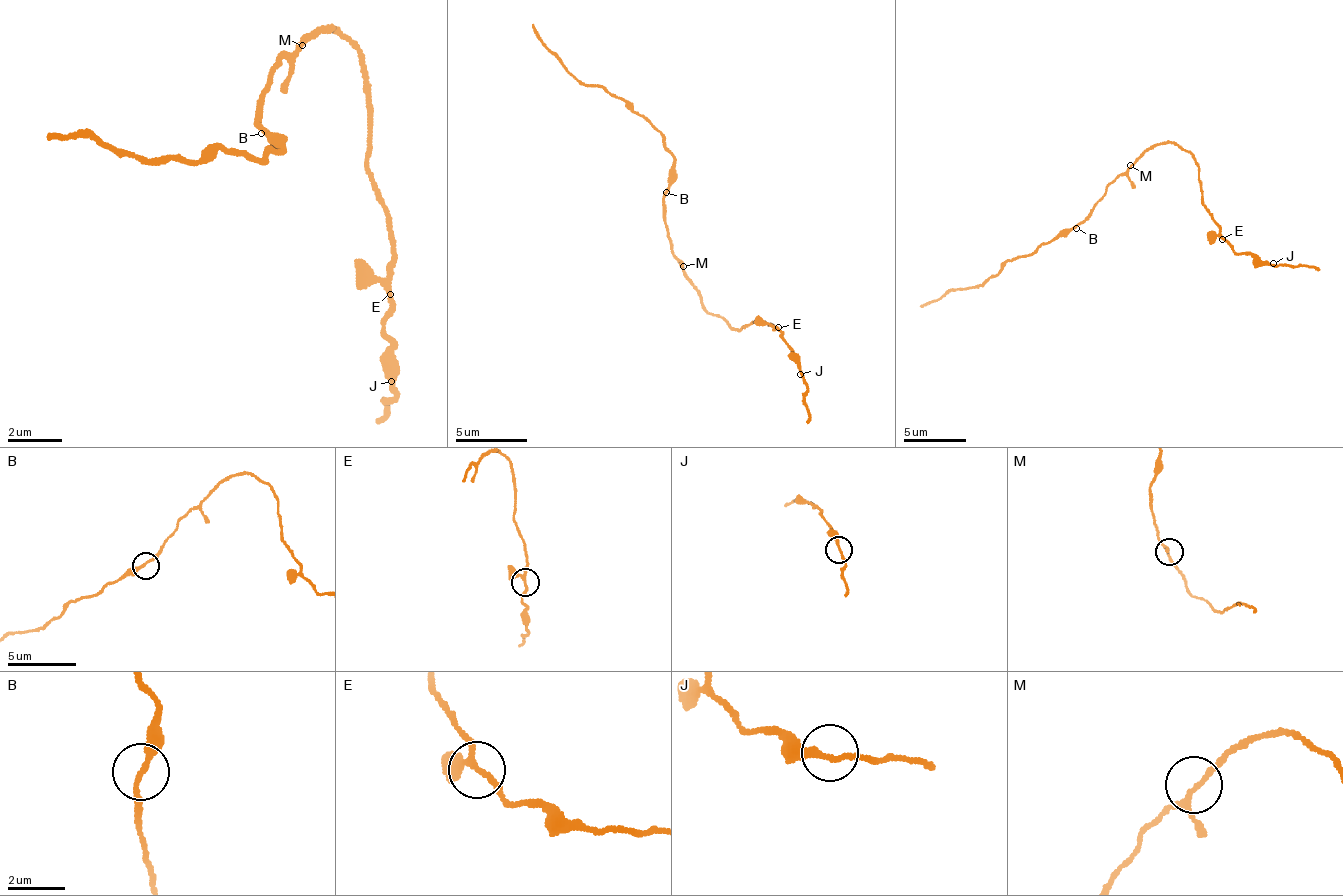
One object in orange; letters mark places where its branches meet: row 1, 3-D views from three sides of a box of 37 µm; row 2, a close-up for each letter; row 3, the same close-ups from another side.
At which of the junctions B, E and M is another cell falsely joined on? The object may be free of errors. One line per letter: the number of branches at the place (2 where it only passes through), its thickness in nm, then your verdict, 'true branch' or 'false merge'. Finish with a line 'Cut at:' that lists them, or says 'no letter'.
B: 2 | 200 nm | true branch
E: 3 | 170 nm | false merge
M: 3 | 150 nm | true branch
Cut at: E

